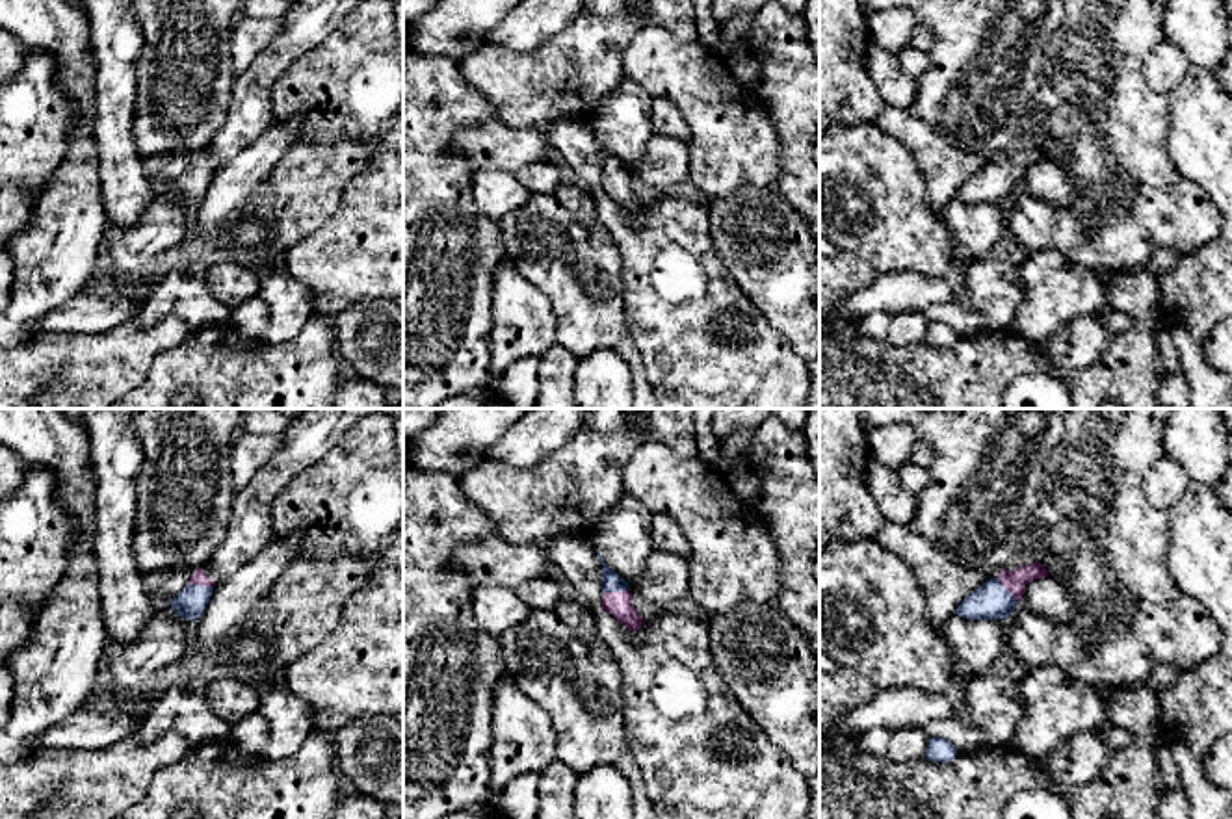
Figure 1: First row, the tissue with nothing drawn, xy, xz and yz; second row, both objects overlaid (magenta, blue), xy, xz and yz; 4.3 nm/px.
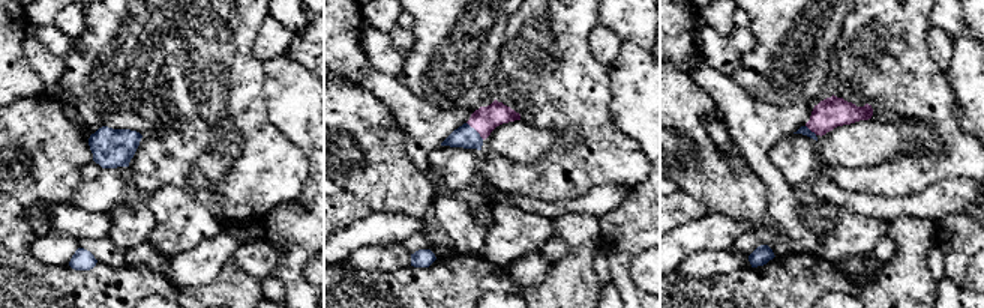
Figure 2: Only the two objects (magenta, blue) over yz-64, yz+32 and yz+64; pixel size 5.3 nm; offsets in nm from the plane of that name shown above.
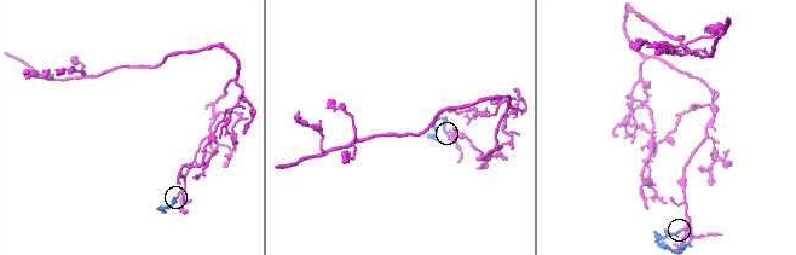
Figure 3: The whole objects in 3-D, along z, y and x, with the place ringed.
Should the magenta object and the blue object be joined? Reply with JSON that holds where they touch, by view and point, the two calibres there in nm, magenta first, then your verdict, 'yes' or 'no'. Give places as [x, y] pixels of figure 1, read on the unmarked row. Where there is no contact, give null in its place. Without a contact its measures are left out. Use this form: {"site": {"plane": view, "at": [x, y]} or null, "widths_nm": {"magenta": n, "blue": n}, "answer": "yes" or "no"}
{"site": {"plane": "xz", "at": [616, 177]}, "widths_nm": {"magenta": 110, "blue": 90}, "answer": "yes"}

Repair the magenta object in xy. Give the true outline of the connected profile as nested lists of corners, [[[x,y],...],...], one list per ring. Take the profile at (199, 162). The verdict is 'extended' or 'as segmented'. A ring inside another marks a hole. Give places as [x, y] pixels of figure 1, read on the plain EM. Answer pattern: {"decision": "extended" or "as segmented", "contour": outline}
{"decision": "extended", "contour": [[[195,152],[190,167],[173,182],[171,193],[186,202],[195,206],[206,193],[212,176],[214,165],[204,158],[203,152]]]}

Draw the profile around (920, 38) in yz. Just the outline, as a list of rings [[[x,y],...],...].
[[[918,22],[911,33],[909,45],[918,50],[929,52],[935,45],[935,39],[927,26]]]

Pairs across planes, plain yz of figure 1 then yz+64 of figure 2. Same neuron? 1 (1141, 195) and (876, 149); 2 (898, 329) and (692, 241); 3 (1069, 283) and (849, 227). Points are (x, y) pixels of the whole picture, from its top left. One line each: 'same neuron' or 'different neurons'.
1: different neurons
2: different neurons
3: same neuron

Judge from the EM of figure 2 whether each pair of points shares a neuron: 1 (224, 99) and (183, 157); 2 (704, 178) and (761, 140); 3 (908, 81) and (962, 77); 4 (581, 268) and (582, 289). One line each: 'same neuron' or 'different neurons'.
1: same neuron
2: different neurons
3: different neurons
4: same neuron

